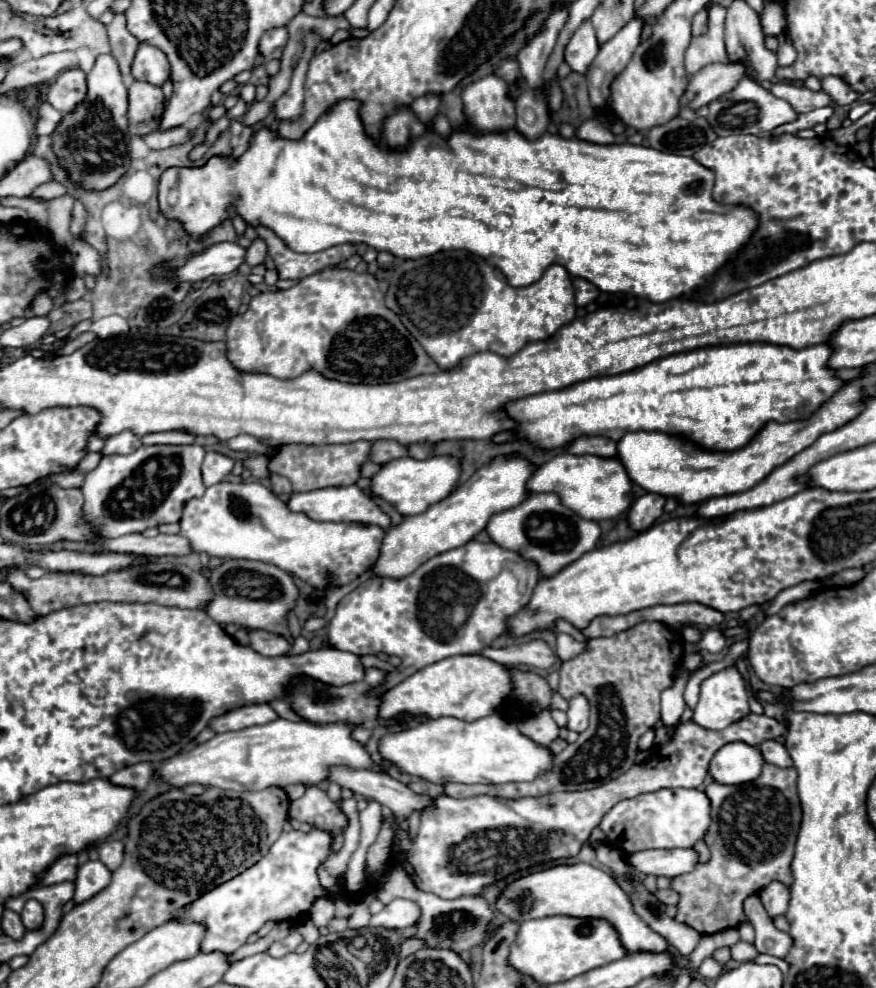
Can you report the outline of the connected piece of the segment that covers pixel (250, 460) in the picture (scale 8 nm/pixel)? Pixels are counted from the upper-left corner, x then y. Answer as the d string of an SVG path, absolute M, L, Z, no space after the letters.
M250 455L250 457L246 457L246 459L242 461L242 465L244 465L246 469L250 469L252 477L256 477L256 479L270 475L270 471L268 471L268 459L266 459L264 455Z

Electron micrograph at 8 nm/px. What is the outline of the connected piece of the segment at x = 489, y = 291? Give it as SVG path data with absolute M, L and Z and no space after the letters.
M440 251L426 259L398 261L388 285L386 307L400 317L404 327L416 337L418 343L422 343L426 353L438 363L440 369L454 367L460 359L486 349L502 357L510 357L526 343L542 341L544 337L554 335L564 323L570 323L576 317L572 277L562 265L550 265L544 275L528 287L510 287L504 273L486 259L468 251Z

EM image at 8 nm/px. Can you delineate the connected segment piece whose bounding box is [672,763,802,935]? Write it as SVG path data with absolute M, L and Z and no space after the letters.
M766 763L760 777L750 783L722 785L722 783L712 781L706 787L706 795L712 801L712 825L710 825L704 841L712 851L712 859L706 865L696 865L696 869L692 873L678 875L672 879L672 889L680 893L676 921L682 921L682 923L694 927L702 935L712 935L712 933L720 933L730 927L738 927L740 923L746 921L744 911L742 911L742 901L748 895L762 891L774 879L782 881L786 885L790 885L794 881L790 863L794 859L794 845L796 845L800 819L802 819L796 777L798 777L798 773L794 767L780 769L780 767Z

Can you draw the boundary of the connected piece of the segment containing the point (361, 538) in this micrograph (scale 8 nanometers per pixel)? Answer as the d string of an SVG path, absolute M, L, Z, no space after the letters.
M260 481L216 483L204 497L192 499L180 519L180 535L188 537L196 553L220 559L254 559L276 565L318 591L342 587L364 575L380 555L384 529L362 523L322 523L294 513Z

